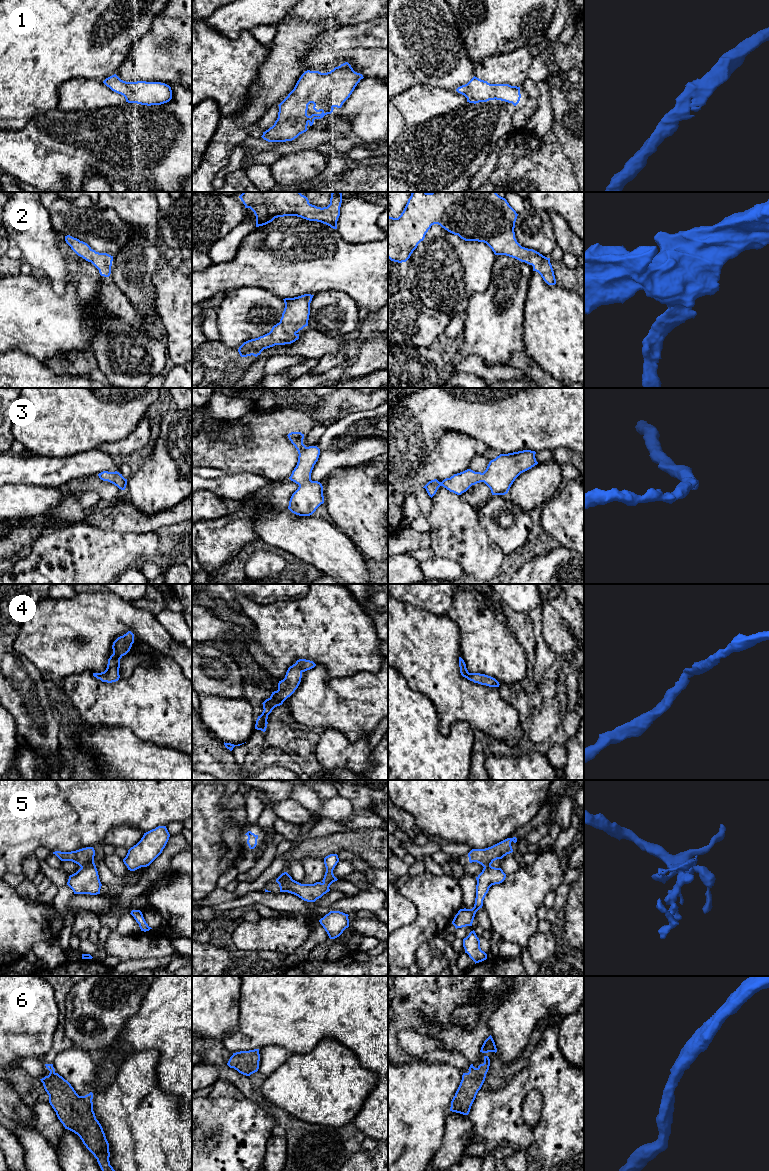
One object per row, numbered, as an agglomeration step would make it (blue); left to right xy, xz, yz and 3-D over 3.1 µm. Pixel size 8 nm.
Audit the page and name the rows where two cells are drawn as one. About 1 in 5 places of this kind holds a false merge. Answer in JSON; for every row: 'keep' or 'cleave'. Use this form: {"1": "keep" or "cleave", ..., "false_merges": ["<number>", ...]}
{"1": "keep", "2": "keep", "3": "keep", "4": "keep", "5": "cleave", "6": "keep", "false_merges": ["5"]}

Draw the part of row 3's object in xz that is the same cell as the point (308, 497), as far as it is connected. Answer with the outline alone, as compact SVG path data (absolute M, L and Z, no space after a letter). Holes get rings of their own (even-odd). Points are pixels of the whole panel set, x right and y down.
M291 432L287 436L299 454L297 465L289 477L299 487L292 494L288 509L299 516L310 516L324 503L322 484L311 480L320 449L317 446L306 447L303 444L304 434L301 432Z

